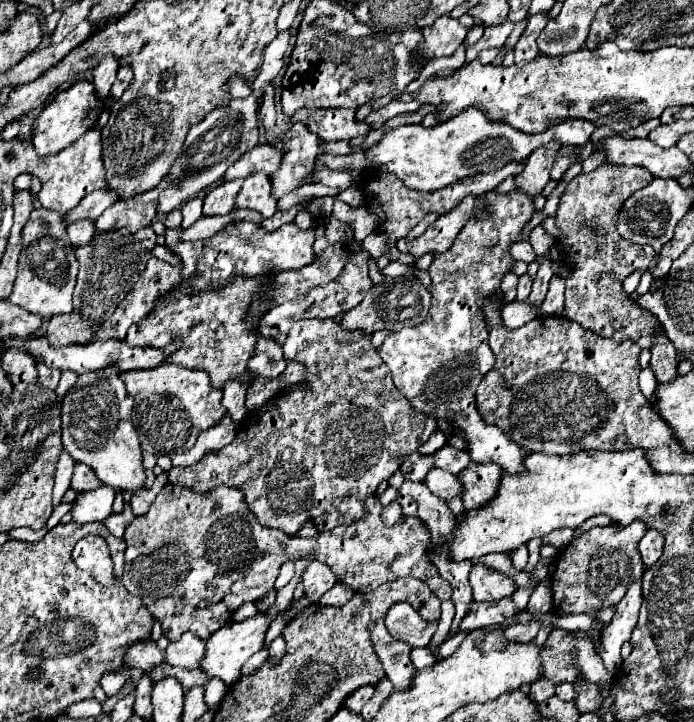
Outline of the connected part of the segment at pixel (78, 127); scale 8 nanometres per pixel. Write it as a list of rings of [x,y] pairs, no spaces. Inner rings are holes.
[[[78,81],[72,87],[58,91],[56,97],[34,119],[30,139],[32,139],[36,153],[38,155],[50,155],[50,153],[58,153],[60,149],[68,147],[72,141],[82,137],[92,127],[92,123],[98,119],[98,113],[102,111],[102,107],[108,105],[108,103],[110,103],[110,97],[106,101],[98,101],[94,97],[94,87],[92,87],[90,81]],[[86,117],[88,117],[88,121],[84,121]]]

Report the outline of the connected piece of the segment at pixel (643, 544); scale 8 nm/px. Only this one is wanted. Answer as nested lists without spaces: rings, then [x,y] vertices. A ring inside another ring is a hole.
[[[648,529],[646,535],[642,537],[638,549],[640,549],[640,555],[642,555],[642,561],[646,567],[654,565],[654,561],[662,555],[662,547],[664,547],[664,537],[662,533],[654,531],[654,529]]]

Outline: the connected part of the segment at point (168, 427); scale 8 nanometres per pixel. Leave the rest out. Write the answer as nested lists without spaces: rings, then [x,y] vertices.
[[[160,365],[154,369],[120,373],[120,379],[126,383],[126,391],[136,403],[134,409],[138,415],[132,419],[140,445],[152,455],[172,455],[192,449],[196,437],[202,431],[218,425],[226,415],[224,407],[220,405],[222,391],[210,387],[204,371],[192,371],[180,365]]]

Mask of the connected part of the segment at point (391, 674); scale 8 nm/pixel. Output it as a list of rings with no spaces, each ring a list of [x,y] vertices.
[[[378,621],[372,627],[372,641],[376,655],[384,665],[386,677],[394,683],[394,689],[408,687],[416,671],[410,659],[412,648],[406,647],[406,643],[402,643],[400,639],[390,637],[384,627],[384,621]]]

